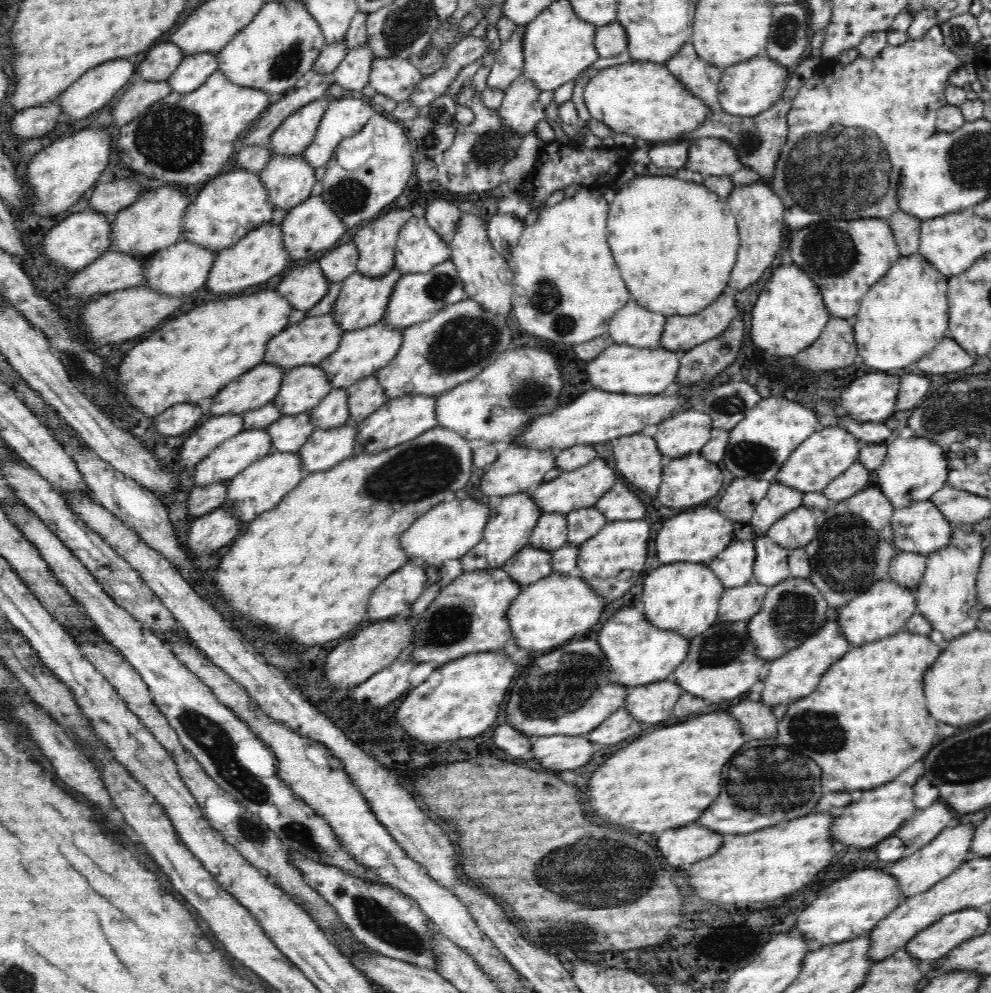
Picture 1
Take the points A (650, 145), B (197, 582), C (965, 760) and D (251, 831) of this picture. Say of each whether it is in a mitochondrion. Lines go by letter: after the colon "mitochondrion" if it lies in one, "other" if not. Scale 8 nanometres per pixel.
A: other
B: other
C: mitochondrion
D: mitochondrion

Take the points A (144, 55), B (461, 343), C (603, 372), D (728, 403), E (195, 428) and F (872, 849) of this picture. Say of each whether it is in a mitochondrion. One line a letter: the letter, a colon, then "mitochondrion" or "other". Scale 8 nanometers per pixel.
A: other
B: mitochondrion
C: other
D: mitochondrion
E: other
F: other

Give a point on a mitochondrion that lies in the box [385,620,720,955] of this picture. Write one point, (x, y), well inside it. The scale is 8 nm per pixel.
(566, 871)

